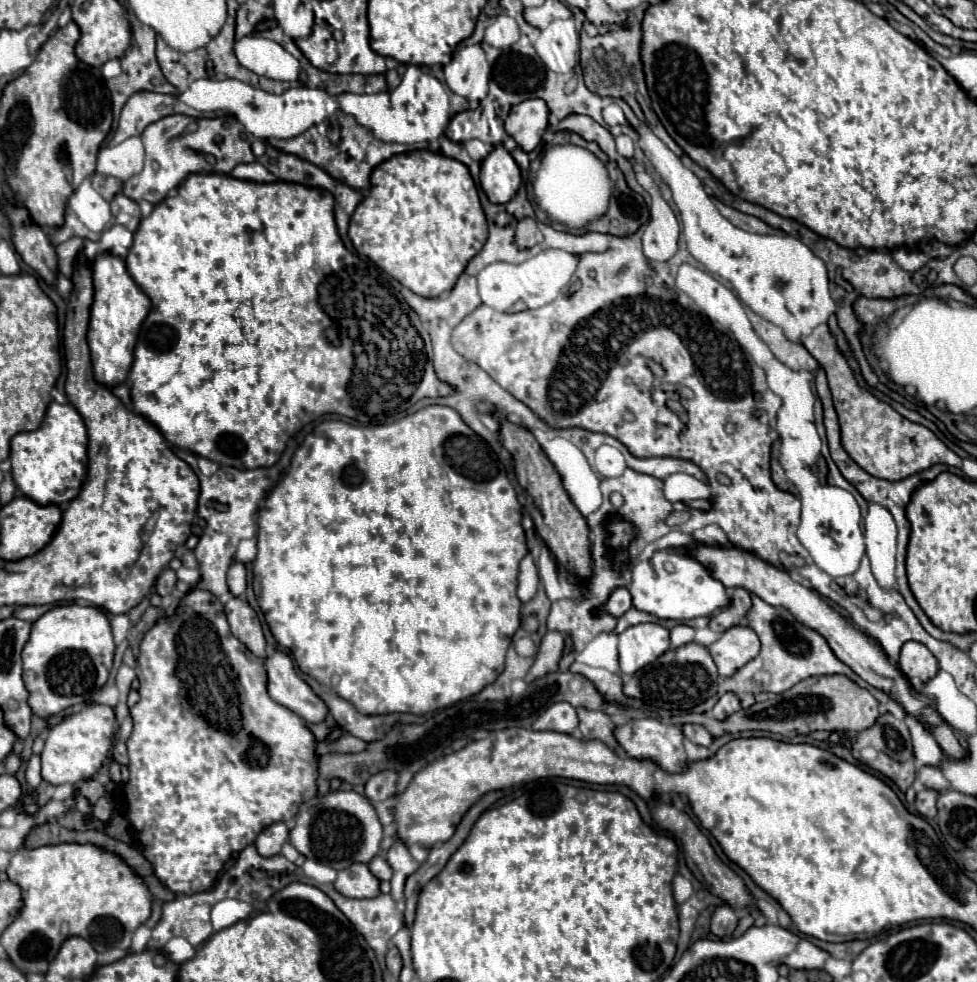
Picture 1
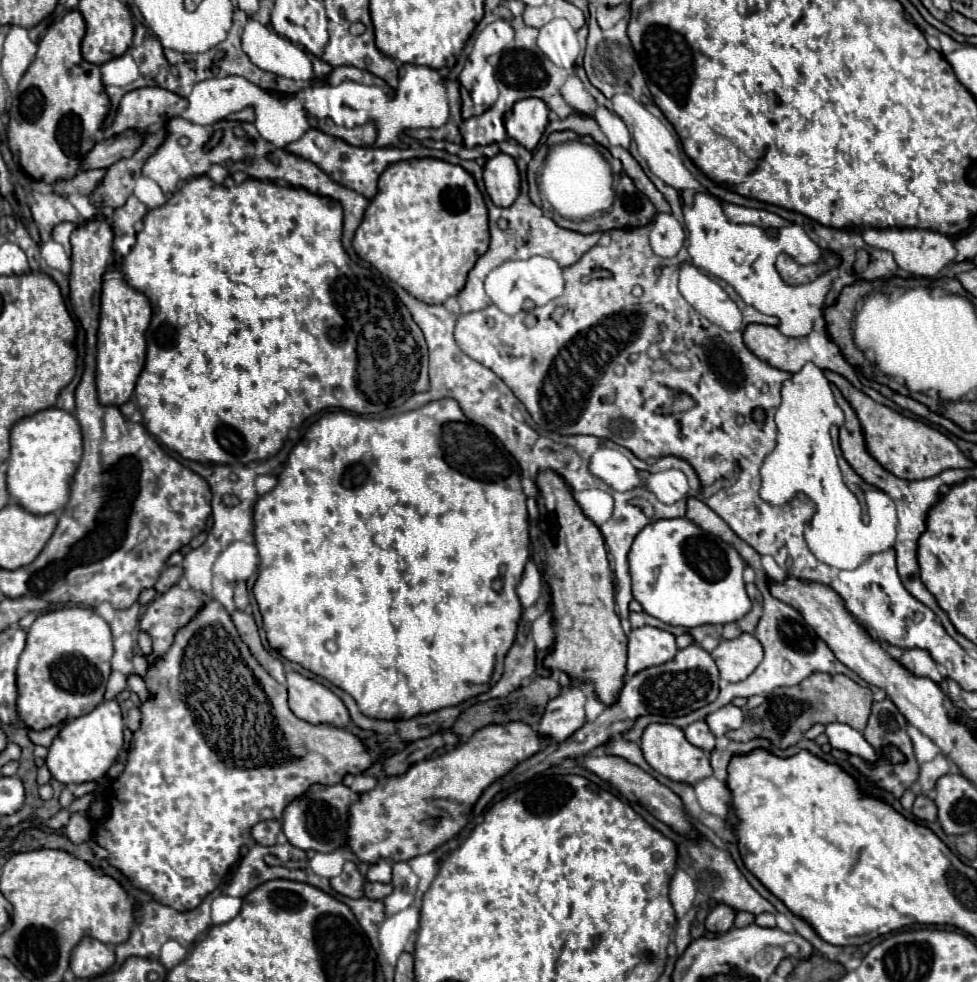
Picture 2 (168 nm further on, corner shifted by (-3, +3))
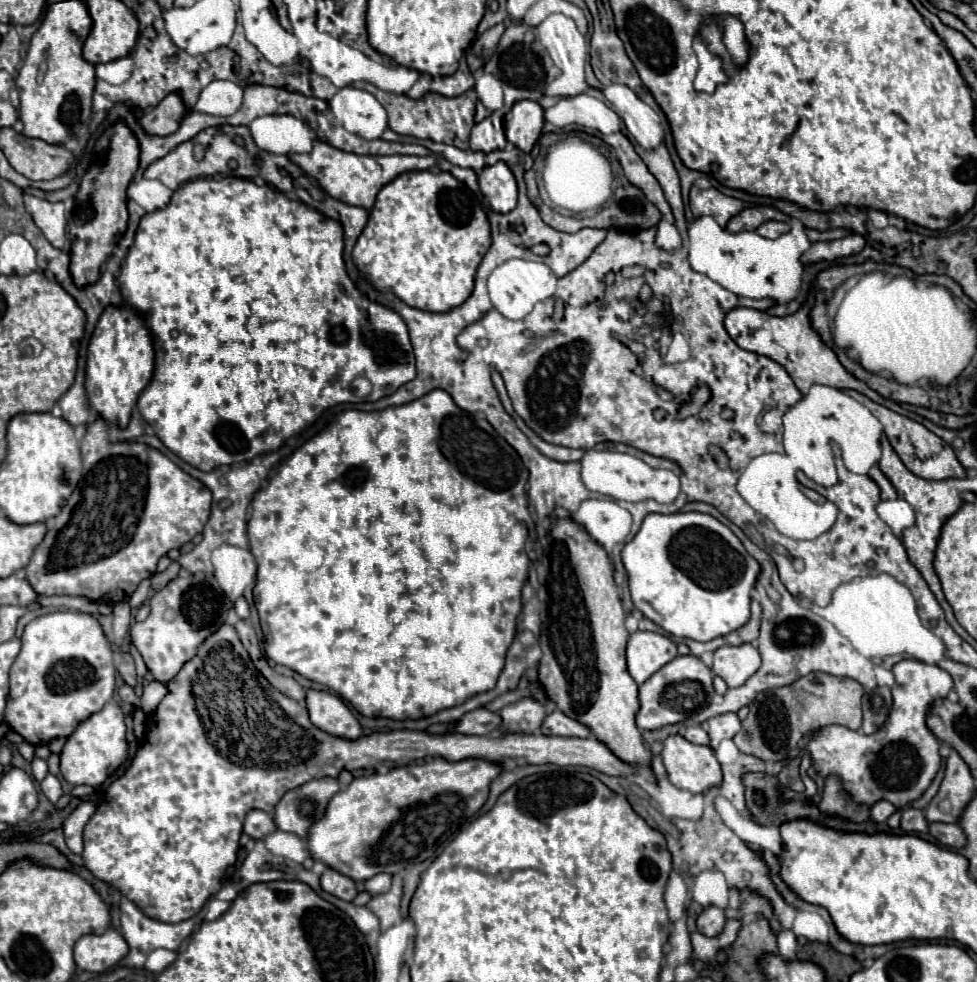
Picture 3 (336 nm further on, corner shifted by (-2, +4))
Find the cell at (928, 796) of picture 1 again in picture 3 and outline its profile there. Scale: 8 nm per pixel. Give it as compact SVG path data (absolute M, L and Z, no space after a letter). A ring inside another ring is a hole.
M907 807L901 811L901 829L905 833L925 833L929 827L923 811Z

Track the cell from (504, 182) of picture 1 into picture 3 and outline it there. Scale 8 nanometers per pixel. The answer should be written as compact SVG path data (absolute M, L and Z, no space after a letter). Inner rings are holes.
M505 163L485 167L479 175L479 189L497 213L509 213L517 205L517 183Z

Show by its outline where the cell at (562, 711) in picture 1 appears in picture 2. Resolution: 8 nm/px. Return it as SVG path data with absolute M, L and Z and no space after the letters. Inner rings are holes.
M570 686L558 698L550 700L540 720L538 732L552 742L568 740L576 730L584 726L584 694L580 688Z

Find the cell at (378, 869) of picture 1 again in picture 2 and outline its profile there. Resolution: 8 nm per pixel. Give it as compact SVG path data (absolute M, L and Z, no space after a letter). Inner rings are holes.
M378 860L378 864L370 864L366 878L370 882L390 882L392 880L392 868L386 860Z

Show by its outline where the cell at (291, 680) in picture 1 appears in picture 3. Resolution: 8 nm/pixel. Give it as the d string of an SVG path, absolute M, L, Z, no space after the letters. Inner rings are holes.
M307 691L307 709L311 715L311 723L321 727L321 731L329 735L337 735L343 739L359 739L363 729L359 721L353 717L349 707L327 691Z

